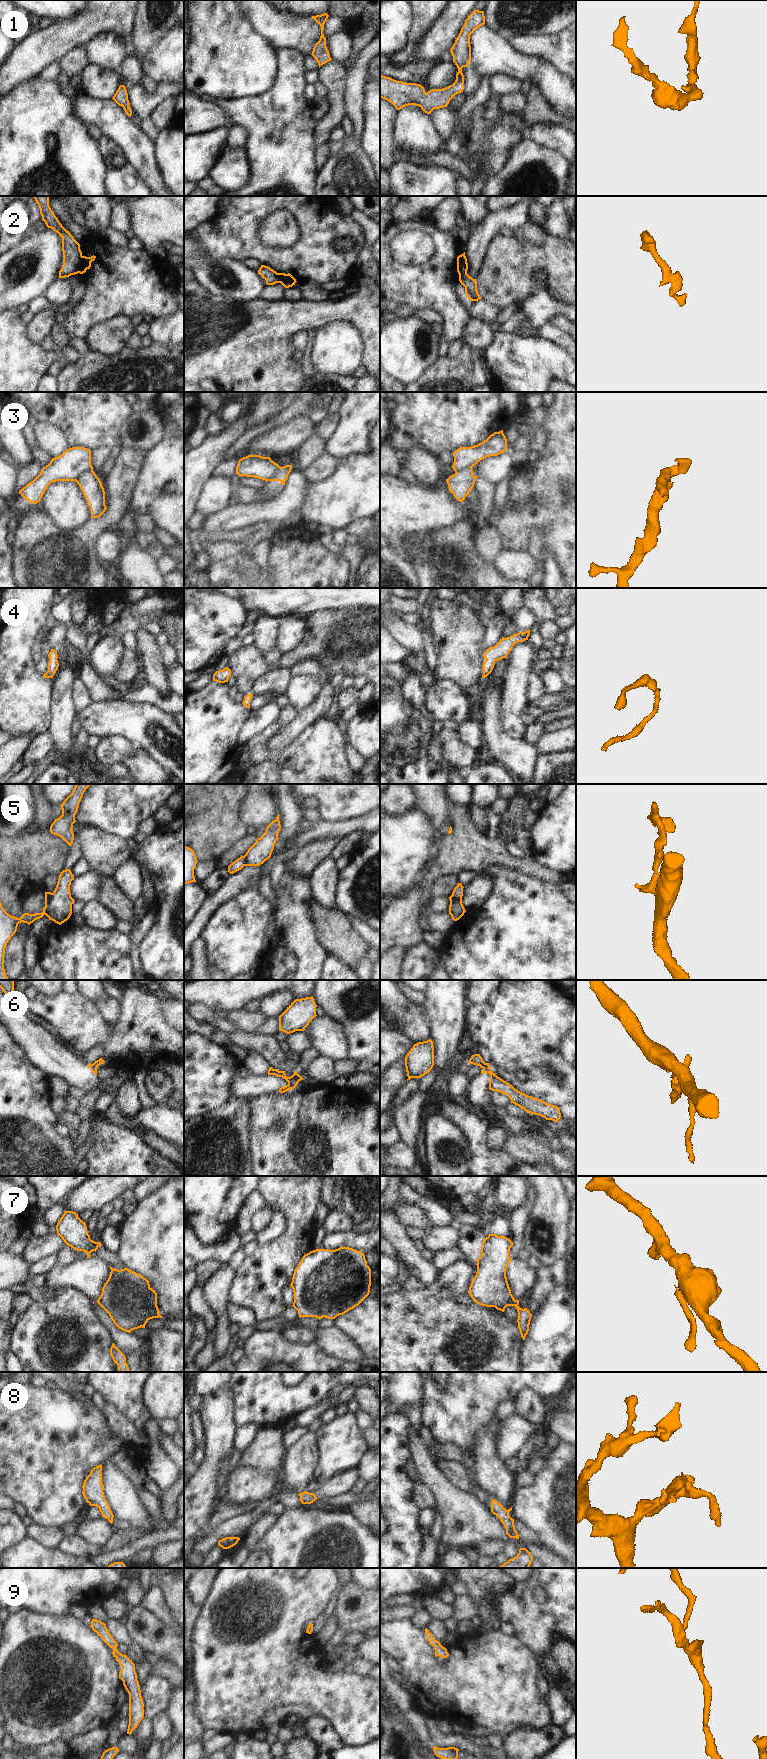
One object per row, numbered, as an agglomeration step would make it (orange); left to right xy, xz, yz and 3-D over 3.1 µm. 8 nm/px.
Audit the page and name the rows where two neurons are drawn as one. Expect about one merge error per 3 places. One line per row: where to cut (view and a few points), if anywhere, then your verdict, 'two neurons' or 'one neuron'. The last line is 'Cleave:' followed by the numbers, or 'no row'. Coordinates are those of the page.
1: cut none; one neuron
2: cut xy (82, 256), (82, 267), (79, 272); two neurons
3: cut xy (92, 470), (83, 473), (76, 481); two neurons
4: cut none; one neuron
5: cut xy (52, 893), (47, 903), (45, 914); two neurons
6: cut yz (488, 1064), (483, 1068); two neurons
7: cut yz (514, 1300), (515, 1305); two neurons
8: cut none; one neuron
9: cut none; one neuron
Cleave: 2, 3, 5, 6, 7

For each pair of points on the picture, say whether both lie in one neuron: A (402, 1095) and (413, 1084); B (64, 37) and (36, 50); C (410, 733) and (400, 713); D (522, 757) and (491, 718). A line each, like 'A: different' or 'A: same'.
A: same
B: same
C: same
D: same

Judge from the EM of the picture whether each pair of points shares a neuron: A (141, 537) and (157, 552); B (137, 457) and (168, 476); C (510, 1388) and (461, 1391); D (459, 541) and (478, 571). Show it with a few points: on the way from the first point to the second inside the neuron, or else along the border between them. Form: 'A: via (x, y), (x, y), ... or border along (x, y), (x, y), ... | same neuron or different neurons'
A: via (145, 541), (153, 548) | same neuron
B: border along (145, 452), (136, 483) | different neurons
C: via (498, 1388), (475, 1388), (473, 1390) | same neuron
D: via (459, 548), (471, 564) | same neuron

